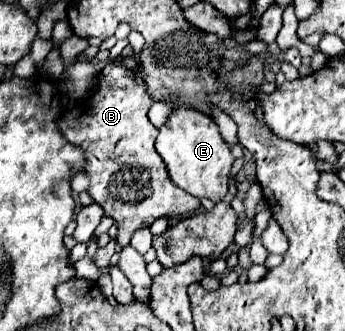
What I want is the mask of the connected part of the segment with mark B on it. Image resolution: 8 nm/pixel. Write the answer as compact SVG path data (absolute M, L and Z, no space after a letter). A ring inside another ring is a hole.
M107 61L99 73L97 89L79 101L79 105L65 111L59 121L67 141L87 151L87 193L103 207L105 215L117 221L117 243L121 247L129 243L135 229L151 225L159 217L189 217L201 207L197 197L173 185L163 159L155 151L159 129L147 117L151 105L153 99L147 93L147 85L133 67L123 61Z

